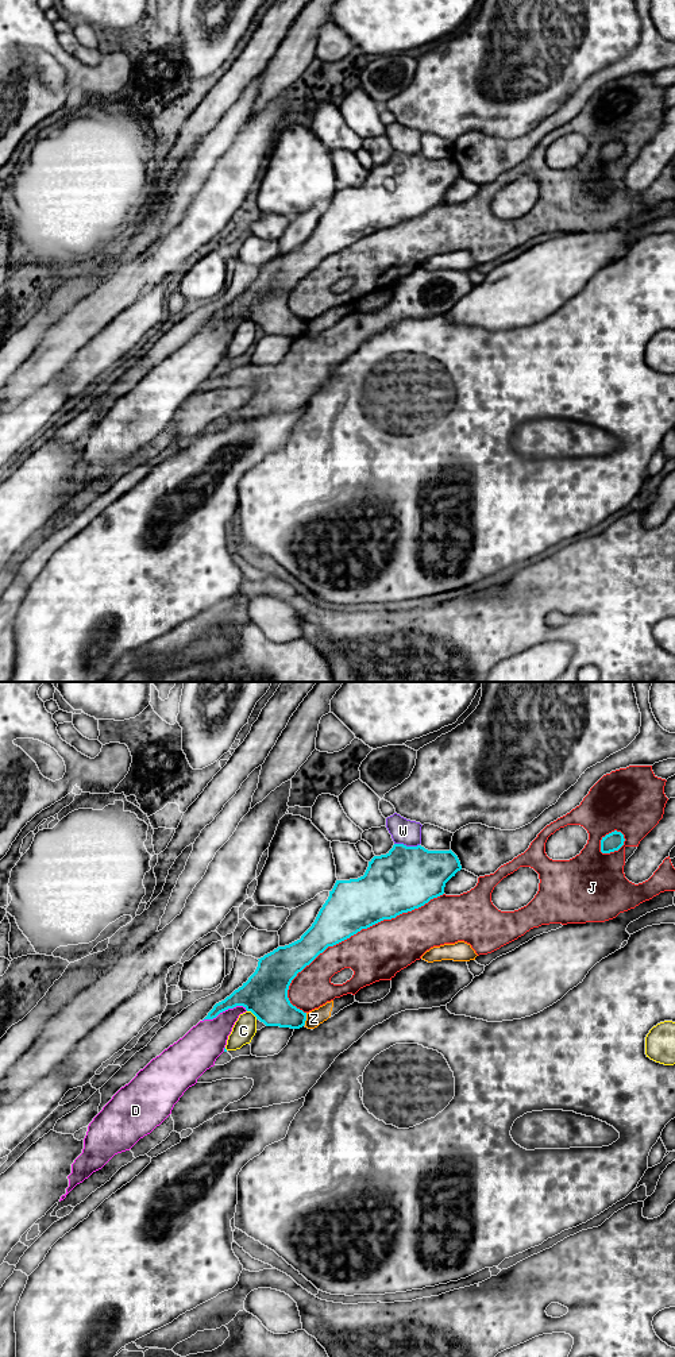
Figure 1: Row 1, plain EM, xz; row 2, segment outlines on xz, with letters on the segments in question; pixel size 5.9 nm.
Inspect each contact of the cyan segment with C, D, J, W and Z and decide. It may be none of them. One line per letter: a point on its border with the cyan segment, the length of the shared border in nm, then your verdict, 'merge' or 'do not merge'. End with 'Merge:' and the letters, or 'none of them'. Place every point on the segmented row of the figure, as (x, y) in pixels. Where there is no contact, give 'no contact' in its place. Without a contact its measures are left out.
C: contact xz (253, 1013); length 80 nm; do not merge
D: contact xz (224, 1010); length 280 nm; do not merge
J: contact xz (355, 933); length 1100 nm; do not merge
W: contact xz (405, 845); length 150 nm; do not merge
Z: contact xz (305, 1018); length 70 nm; do not merge
Merge: none of them

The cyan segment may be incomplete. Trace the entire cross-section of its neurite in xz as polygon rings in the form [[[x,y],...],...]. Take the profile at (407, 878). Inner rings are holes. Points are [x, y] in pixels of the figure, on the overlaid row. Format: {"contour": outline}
{"contour": [[[394,844],[386,855],[369,861],[363,876],[336,880],[301,938],[258,959],[258,967],[248,980],[216,1003],[204,1019],[243,1006],[266,1026],[302,1028],[306,1013],[288,998],[297,974],[328,947],[443,895],[446,883],[460,870],[460,861],[451,849],[428,851],[421,845]]]}

